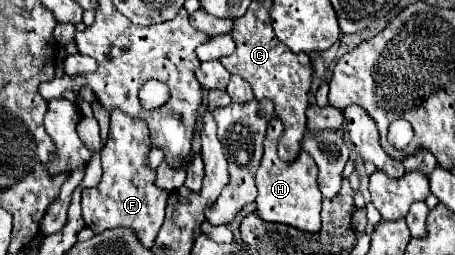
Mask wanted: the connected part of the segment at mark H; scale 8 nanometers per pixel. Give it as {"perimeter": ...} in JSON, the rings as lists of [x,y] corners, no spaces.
{"perimeter":[[[273,117],[267,135],[265,135],[265,153],[261,159],[261,165],[255,175],[255,183],[259,189],[257,195],[257,215],[263,221],[271,223],[285,223],[297,229],[303,229],[307,233],[317,233],[321,229],[321,193],[317,187],[317,173],[319,169],[315,167],[315,161],[309,153],[299,153],[293,163],[285,163],[277,155],[277,143],[279,137],[283,135],[283,123]]]}

